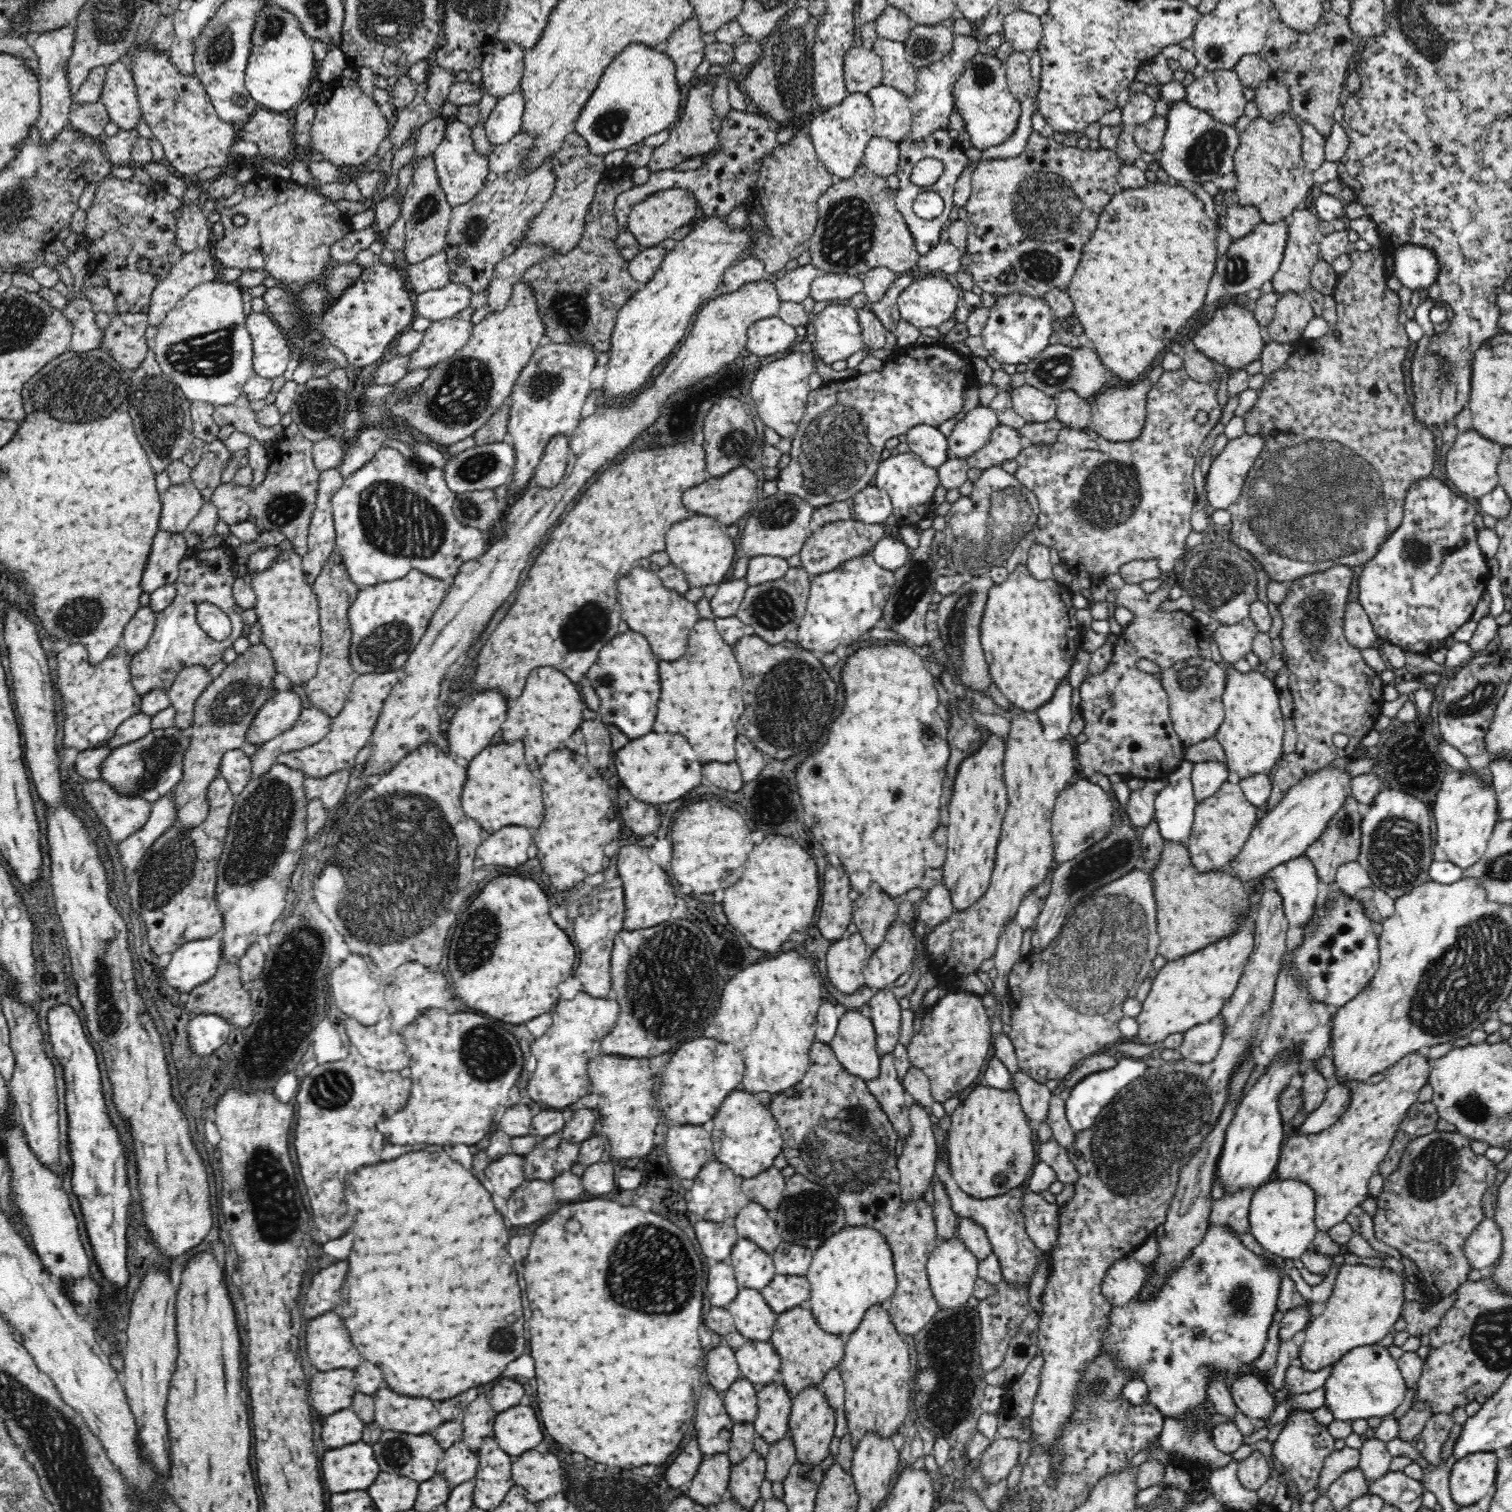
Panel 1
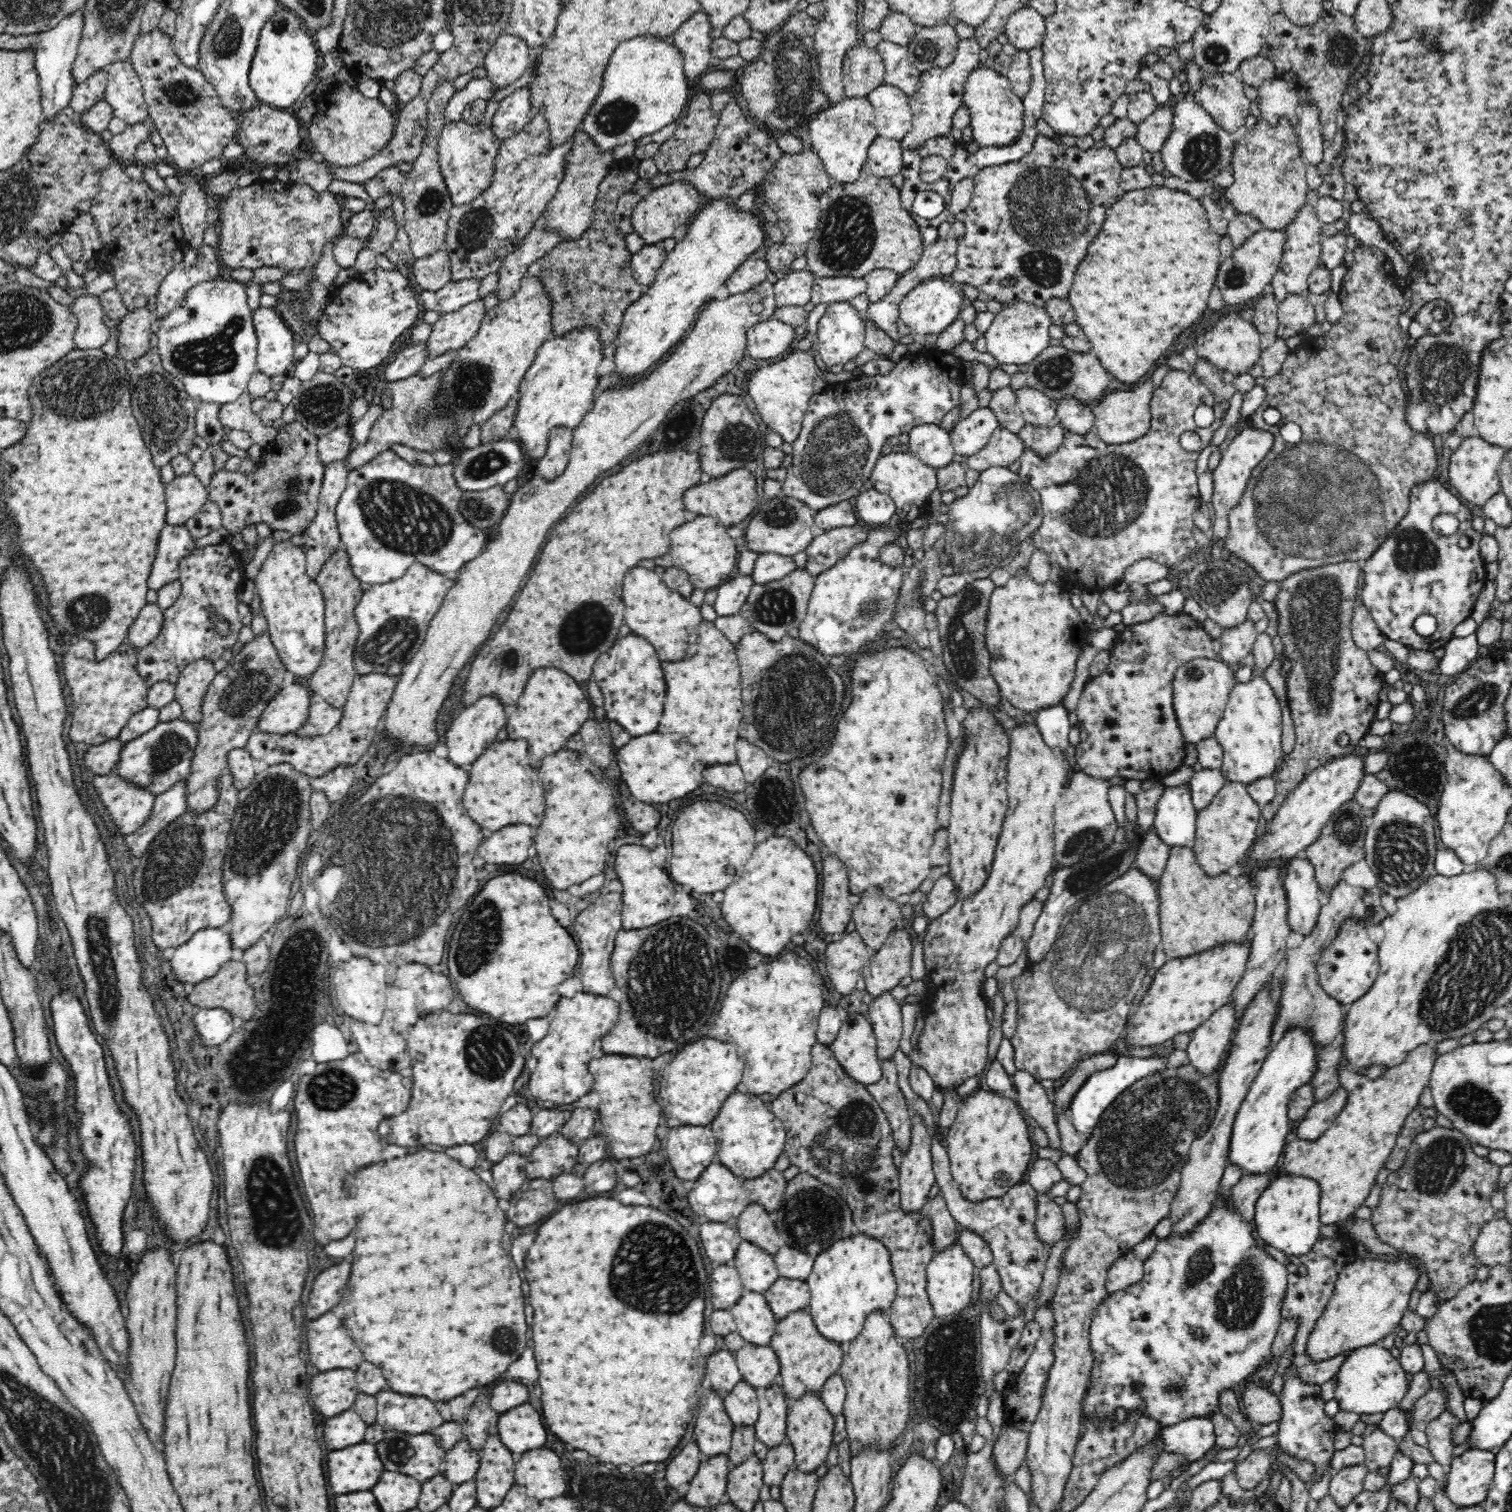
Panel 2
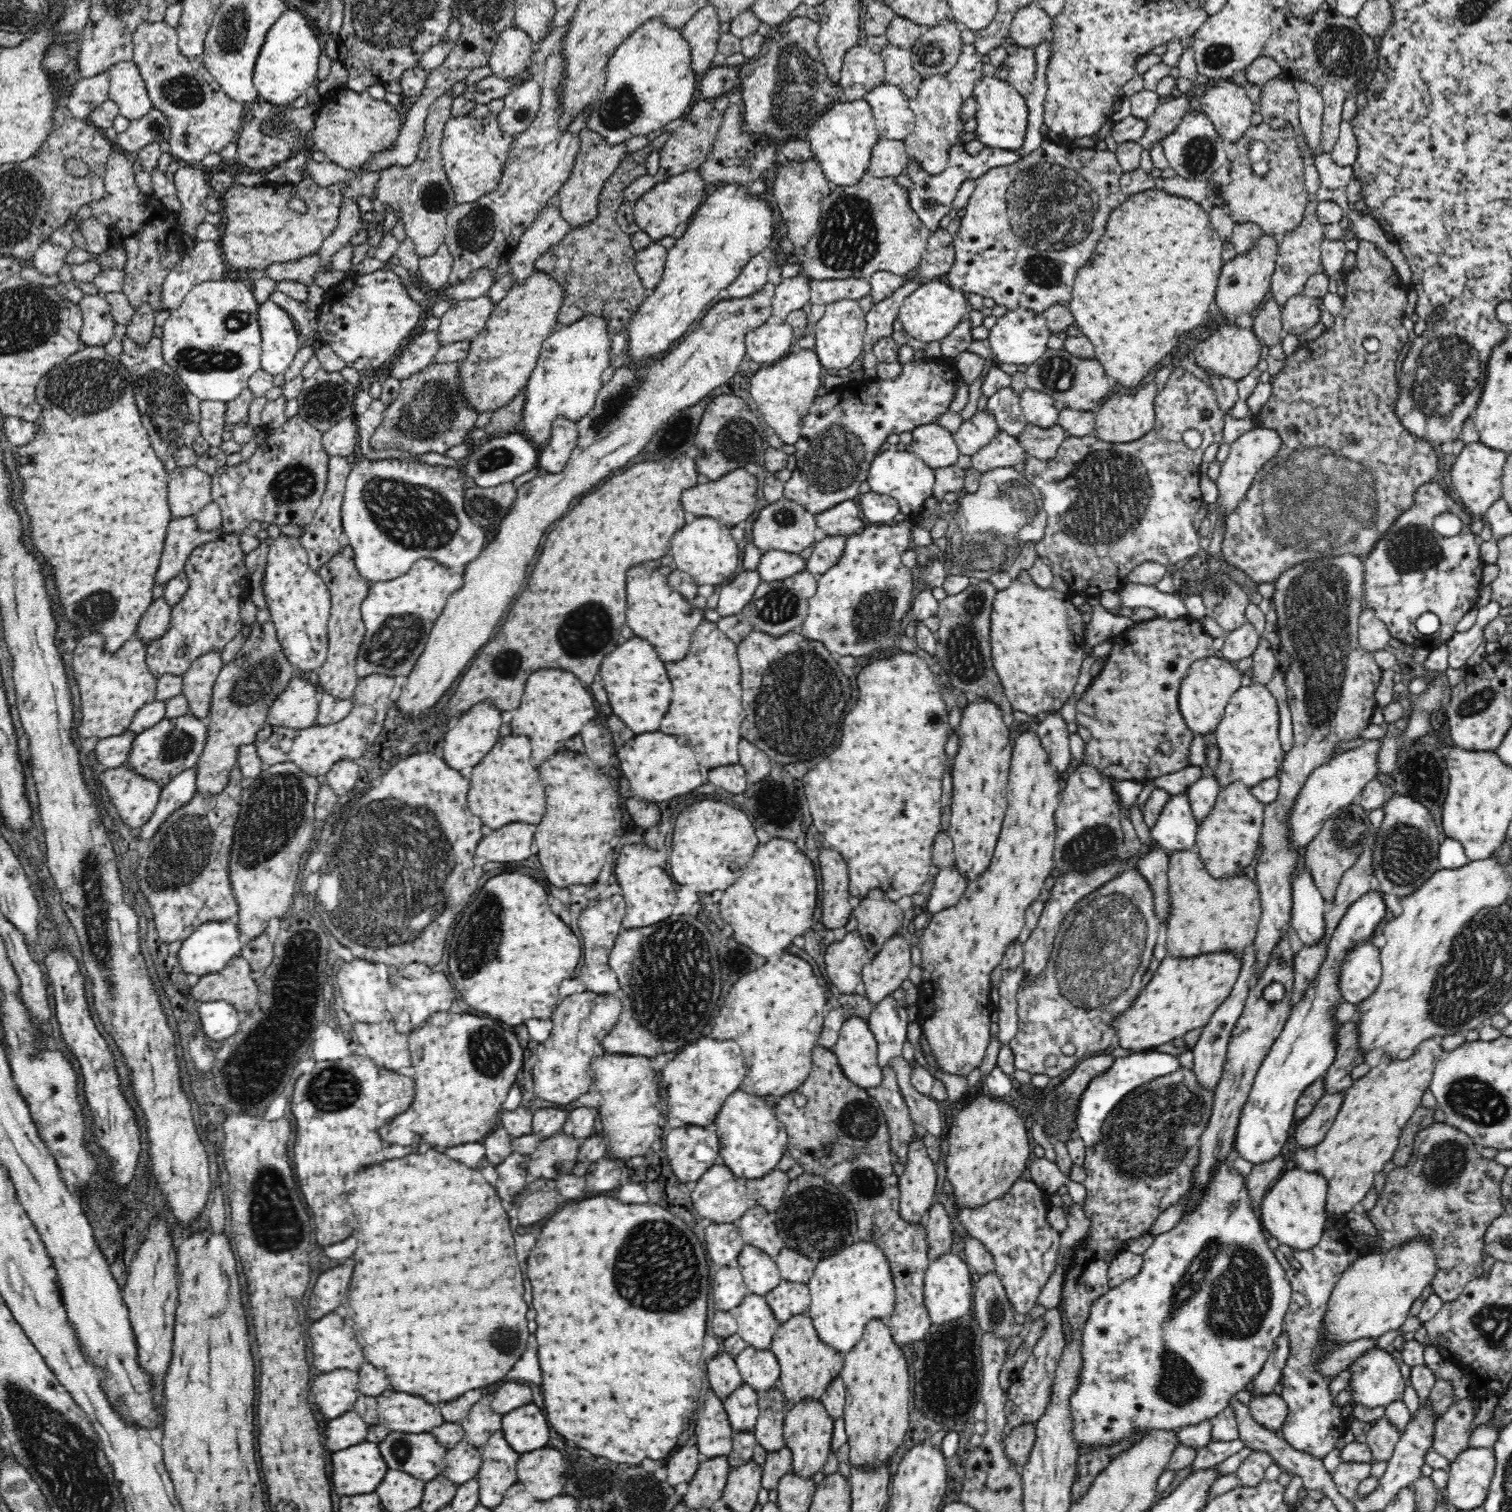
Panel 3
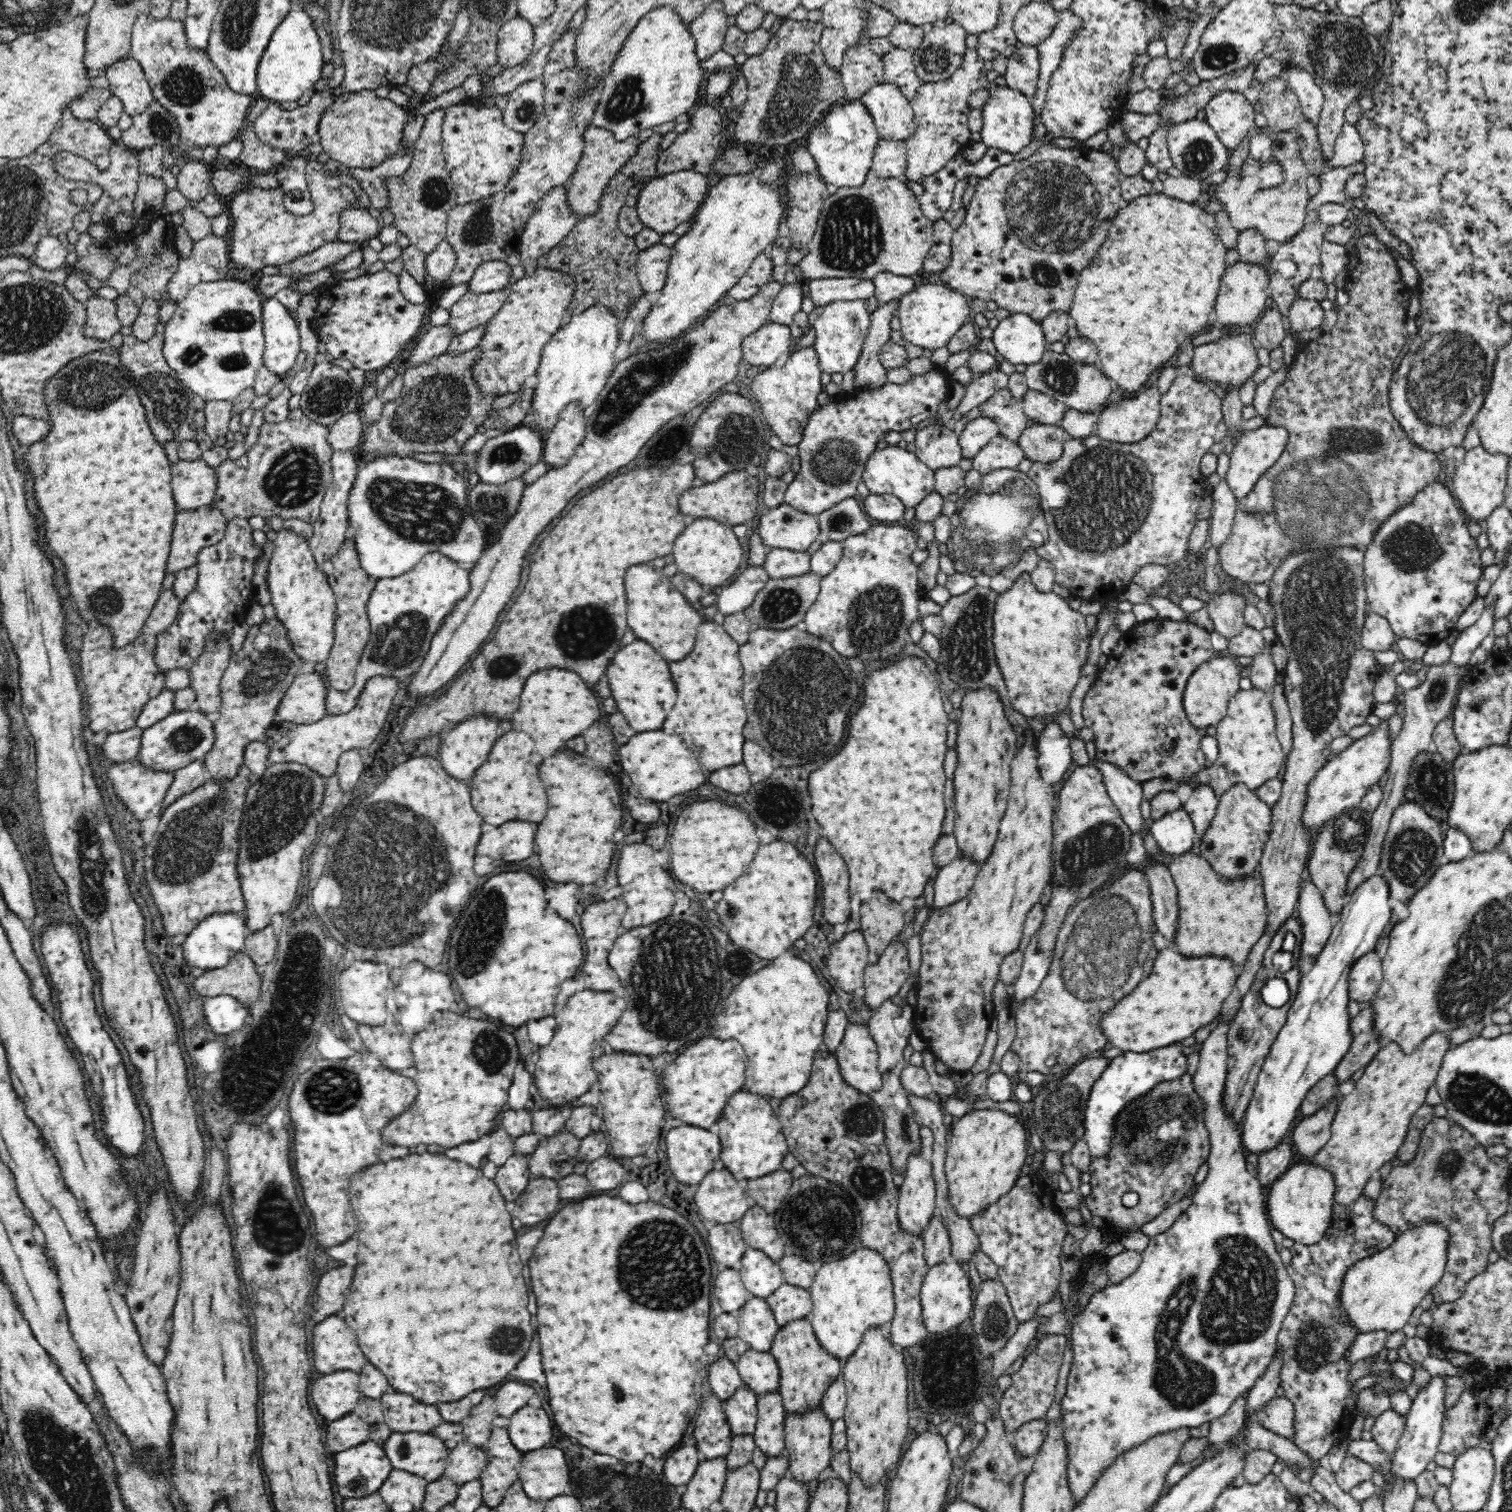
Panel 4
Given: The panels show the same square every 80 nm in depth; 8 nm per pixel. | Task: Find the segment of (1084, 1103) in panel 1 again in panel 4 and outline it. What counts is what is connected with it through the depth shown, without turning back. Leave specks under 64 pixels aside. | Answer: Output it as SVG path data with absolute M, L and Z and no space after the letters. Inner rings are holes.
M1179 1042L1148 1052L1125 1051L1122 1055L1111 1058L1110 1064L1104 1069L1100 1078L1092 1084L1084 1106L1082 1140L1088 1145L1091 1154L1104 1156L1108 1152L1112 1122L1128 1102L1149 1092L1158 1082L1180 1078L1184 1072L1186 1072L1186 1055L1182 1054L1182 1045Z

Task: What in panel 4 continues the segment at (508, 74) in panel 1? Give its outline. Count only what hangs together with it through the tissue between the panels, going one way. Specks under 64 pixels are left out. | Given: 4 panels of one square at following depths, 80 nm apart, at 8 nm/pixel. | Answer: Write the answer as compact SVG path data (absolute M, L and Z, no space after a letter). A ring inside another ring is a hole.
M520 16L505 22L499 30L496 48L496 64L504 69L514 68L525 61L532 52L534 30Z

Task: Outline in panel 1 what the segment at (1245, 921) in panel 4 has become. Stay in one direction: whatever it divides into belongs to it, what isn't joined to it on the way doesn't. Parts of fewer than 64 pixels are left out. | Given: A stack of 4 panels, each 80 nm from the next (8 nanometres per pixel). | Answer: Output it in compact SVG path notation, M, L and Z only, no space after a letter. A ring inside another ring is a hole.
M1165 840L1160 861L1152 868L1150 876L1156 901L1156 932L1160 937L1158 955L1167 961L1193 954L1234 934L1238 930L1236 914L1248 910L1245 884L1220 870L1206 873L1196 870L1184 844Z

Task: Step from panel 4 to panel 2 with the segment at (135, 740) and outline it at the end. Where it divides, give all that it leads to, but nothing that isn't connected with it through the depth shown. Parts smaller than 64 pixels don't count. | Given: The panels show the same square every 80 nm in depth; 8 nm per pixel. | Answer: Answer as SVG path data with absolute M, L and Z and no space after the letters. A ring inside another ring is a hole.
M113 738L104 744L89 747L83 752L82 757L85 768L92 770L94 776L108 775L114 764L118 762L118 754L122 746L120 739Z

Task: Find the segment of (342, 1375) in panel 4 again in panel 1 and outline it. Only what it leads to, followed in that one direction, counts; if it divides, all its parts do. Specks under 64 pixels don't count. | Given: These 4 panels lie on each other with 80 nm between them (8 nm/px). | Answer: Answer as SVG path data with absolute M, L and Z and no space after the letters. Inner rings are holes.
M328 1370L312 1376L310 1398L318 1414L348 1409L356 1392L352 1370Z

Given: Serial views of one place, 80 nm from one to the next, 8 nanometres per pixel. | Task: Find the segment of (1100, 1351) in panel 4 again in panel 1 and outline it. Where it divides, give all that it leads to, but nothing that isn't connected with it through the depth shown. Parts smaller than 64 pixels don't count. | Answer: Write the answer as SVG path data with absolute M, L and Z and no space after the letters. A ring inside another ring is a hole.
M1218 1015L1183 1032L1182 1044L1178 1046L1178 1050L1186 1060L1199 1064L1212 1062L1220 1050L1222 1036L1224 1036L1224 1023L1222 1017ZM1220 1225L1211 1226L1207 1229L1202 1242L1194 1247L1191 1255L1183 1262L1183 1265L1177 1271L1169 1274L1167 1281L1161 1288L1160 1294L1158 1294L1158 1298L1150 1299L1150 1302L1146 1302L1146 1304L1137 1304L1132 1299L1126 1307L1112 1308L1110 1330L1106 1334L1106 1342L1104 1342L1103 1348L1111 1350L1111 1354L1117 1354L1120 1363L1124 1365L1124 1369L1136 1371L1138 1375L1142 1375L1142 1381L1148 1387L1148 1400L1146 1402L1151 1402L1165 1418L1174 1419L1178 1417L1178 1414L1186 1410L1194 1410L1196 1406L1210 1405L1206 1398L1206 1386L1211 1382L1209 1375L1213 1367L1218 1373L1226 1374L1226 1372L1231 1372L1232 1374L1240 1374L1240 1368L1242 1369L1243 1366L1252 1364L1253 1361L1257 1361L1261 1356L1268 1340L1267 1329L1270 1326L1270 1322L1272 1322L1273 1313L1277 1311L1278 1286L1281 1283L1280 1280L1283 1279L1282 1276L1282 1269L1274 1265L1265 1266L1256 1253L1252 1253L1242 1245L1234 1231L1228 1231L1228 1229L1224 1229Z

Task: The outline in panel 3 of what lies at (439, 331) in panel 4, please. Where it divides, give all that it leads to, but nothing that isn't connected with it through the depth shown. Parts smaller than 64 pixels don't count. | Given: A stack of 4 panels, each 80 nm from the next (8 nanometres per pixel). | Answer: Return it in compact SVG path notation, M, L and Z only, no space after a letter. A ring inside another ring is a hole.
M438 331L421 334L406 347L395 362L390 363L390 376L399 381L417 374L432 364L436 352L441 348Z

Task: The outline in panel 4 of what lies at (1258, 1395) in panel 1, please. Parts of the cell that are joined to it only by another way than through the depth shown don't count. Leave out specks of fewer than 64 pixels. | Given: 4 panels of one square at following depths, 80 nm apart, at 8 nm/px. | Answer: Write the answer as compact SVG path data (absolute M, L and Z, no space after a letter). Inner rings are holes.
M1276 1396L1266 1402L1254 1412L1254 1417L1267 1430L1288 1439L1294 1437L1294 1407L1285 1396Z

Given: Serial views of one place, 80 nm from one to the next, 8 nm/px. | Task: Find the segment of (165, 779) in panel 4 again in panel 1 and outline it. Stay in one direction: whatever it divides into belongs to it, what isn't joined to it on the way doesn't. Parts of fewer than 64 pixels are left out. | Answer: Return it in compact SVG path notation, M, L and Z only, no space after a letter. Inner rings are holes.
M102 779L84 782L82 794L94 816L106 827L110 840L117 845L141 830L151 814L153 802L136 796L118 795Z

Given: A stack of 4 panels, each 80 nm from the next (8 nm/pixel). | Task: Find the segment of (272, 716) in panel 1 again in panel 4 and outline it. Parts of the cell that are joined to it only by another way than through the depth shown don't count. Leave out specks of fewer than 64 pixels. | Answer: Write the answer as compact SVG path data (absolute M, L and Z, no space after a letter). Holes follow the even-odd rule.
M316 673L295 677L274 714L274 723L309 725L322 721L326 714L326 684Z

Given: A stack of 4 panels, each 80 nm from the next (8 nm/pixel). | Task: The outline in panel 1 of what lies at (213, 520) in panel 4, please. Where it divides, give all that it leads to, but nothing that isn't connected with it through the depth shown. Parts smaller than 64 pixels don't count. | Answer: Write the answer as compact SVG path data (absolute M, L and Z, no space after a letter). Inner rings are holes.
M159 530L154 535L146 568L140 576L140 590L150 594L161 586L176 582L182 556L189 554L191 549L186 546L181 533Z

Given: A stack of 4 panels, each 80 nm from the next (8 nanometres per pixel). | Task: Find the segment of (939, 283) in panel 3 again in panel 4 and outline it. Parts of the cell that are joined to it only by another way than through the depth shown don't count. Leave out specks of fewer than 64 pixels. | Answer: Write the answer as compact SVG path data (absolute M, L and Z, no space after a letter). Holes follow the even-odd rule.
M927 283L906 293L900 299L896 314L904 339L914 346L933 351L946 346L950 338L960 330L960 326L971 318L972 305L967 296L952 290L948 285Z

